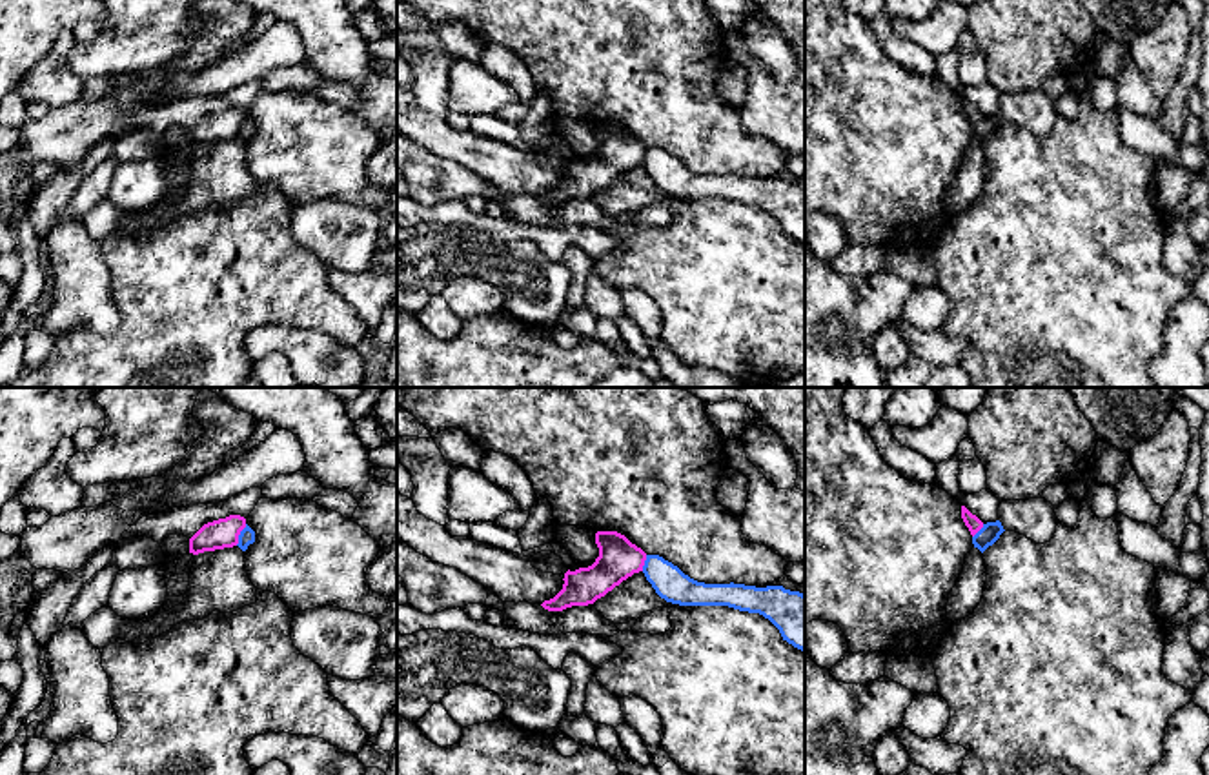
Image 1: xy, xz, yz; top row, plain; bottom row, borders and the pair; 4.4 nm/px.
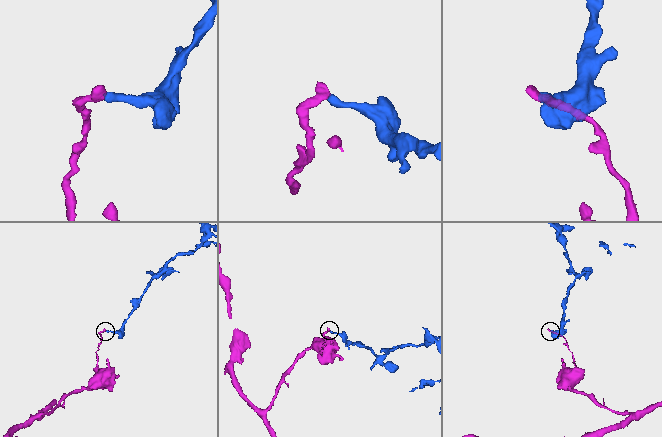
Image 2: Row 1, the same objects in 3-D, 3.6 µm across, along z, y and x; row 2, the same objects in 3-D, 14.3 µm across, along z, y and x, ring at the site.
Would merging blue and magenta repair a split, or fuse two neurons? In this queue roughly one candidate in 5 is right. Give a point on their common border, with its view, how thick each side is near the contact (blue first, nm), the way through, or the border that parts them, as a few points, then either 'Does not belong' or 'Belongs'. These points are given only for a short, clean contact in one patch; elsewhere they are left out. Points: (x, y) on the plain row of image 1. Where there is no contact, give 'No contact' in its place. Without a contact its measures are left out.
Touches blue at xy (239, 128). Thickness 70 nm (blue) against 130 nm. Boundary: xy (246, 117), (235, 137). Does not belong

